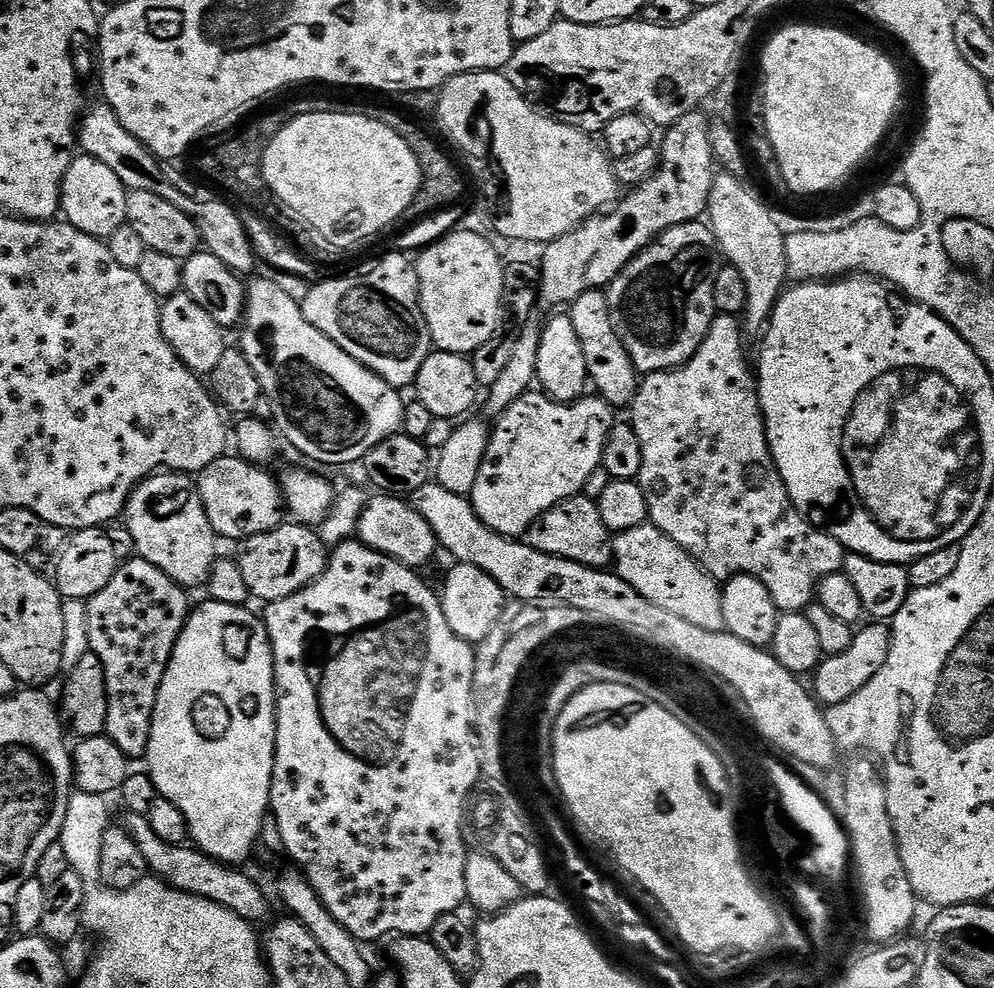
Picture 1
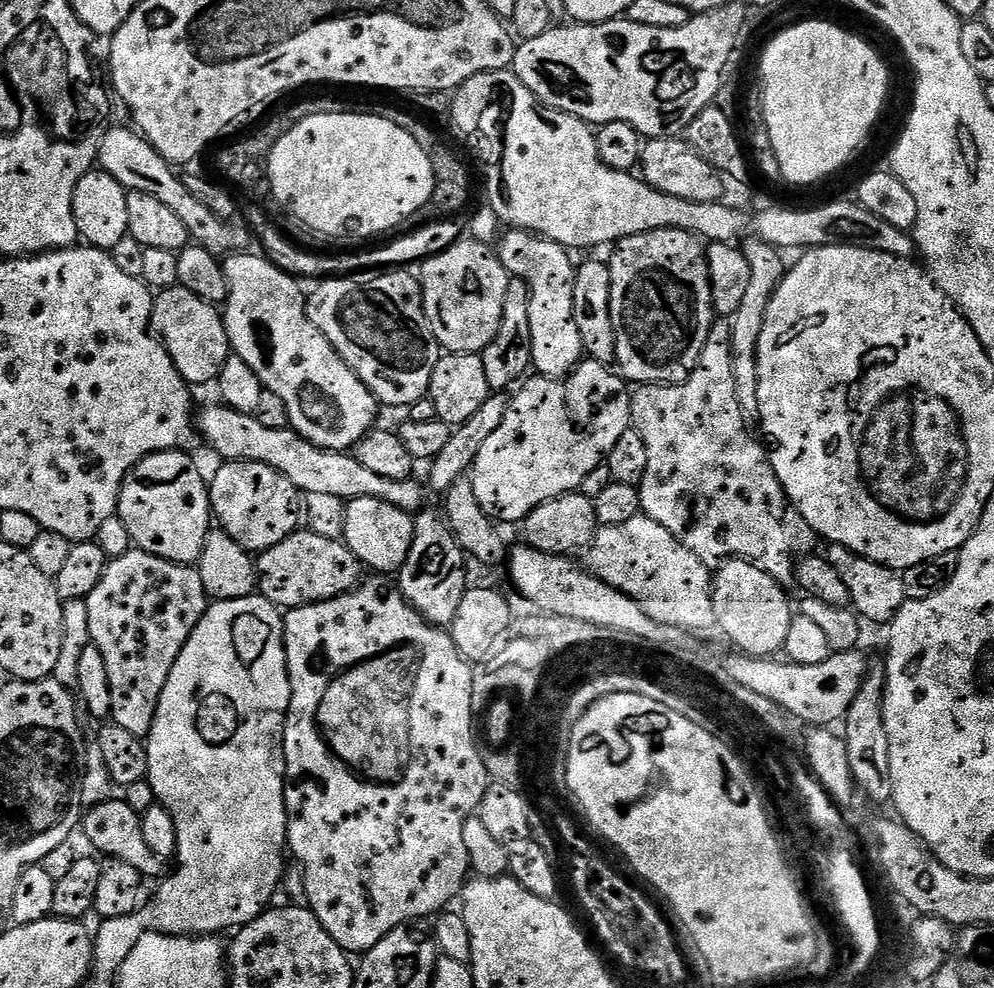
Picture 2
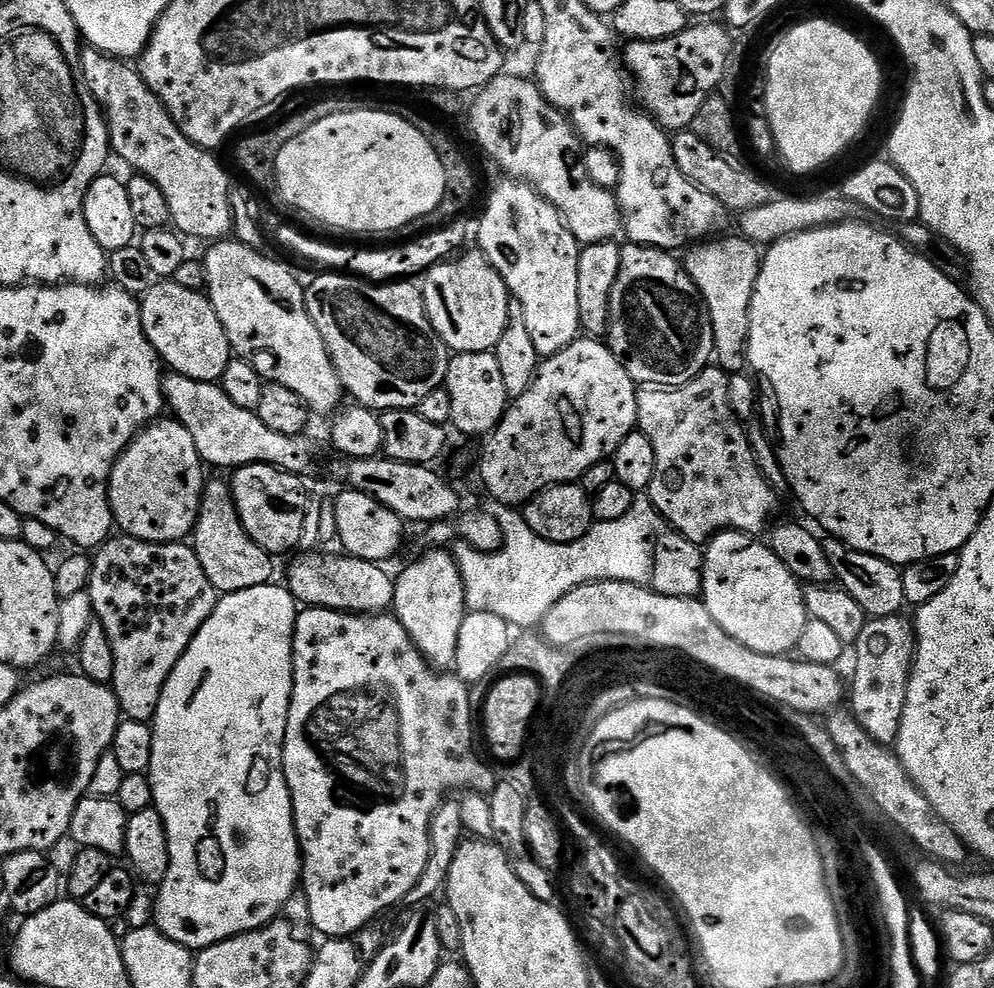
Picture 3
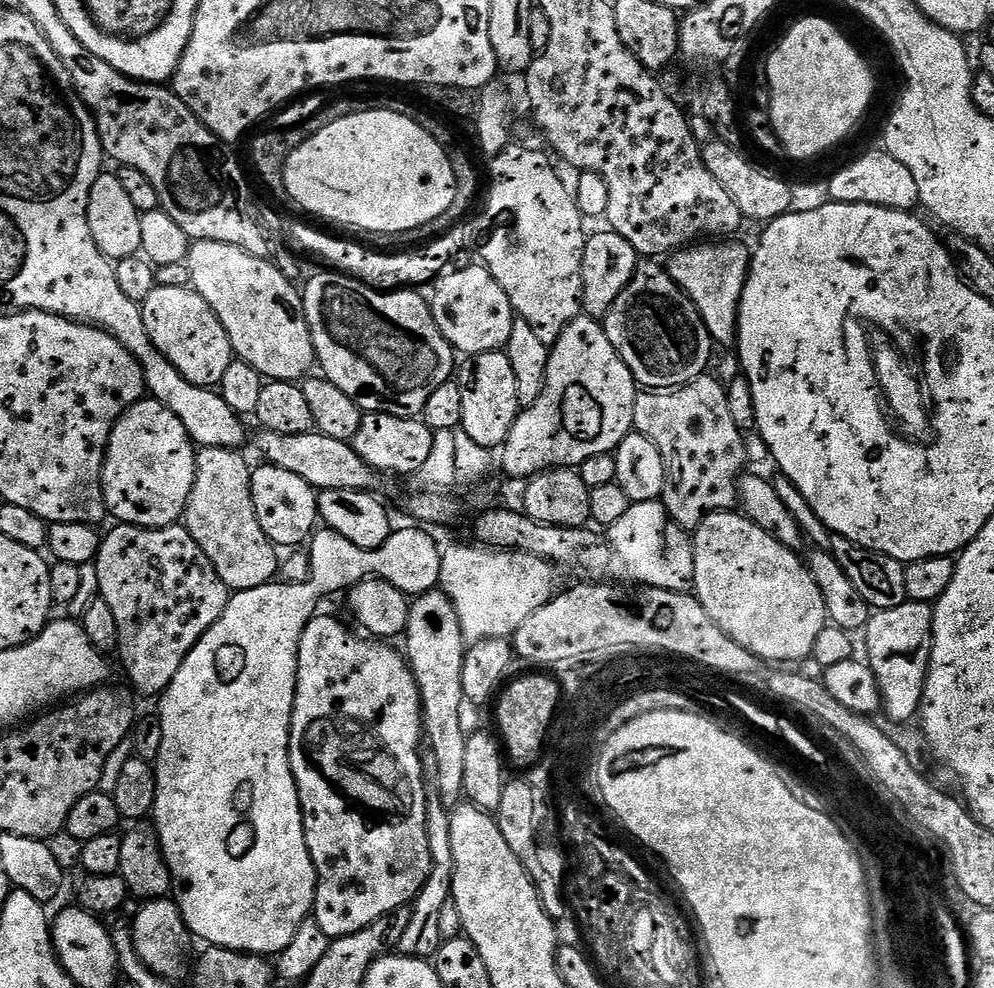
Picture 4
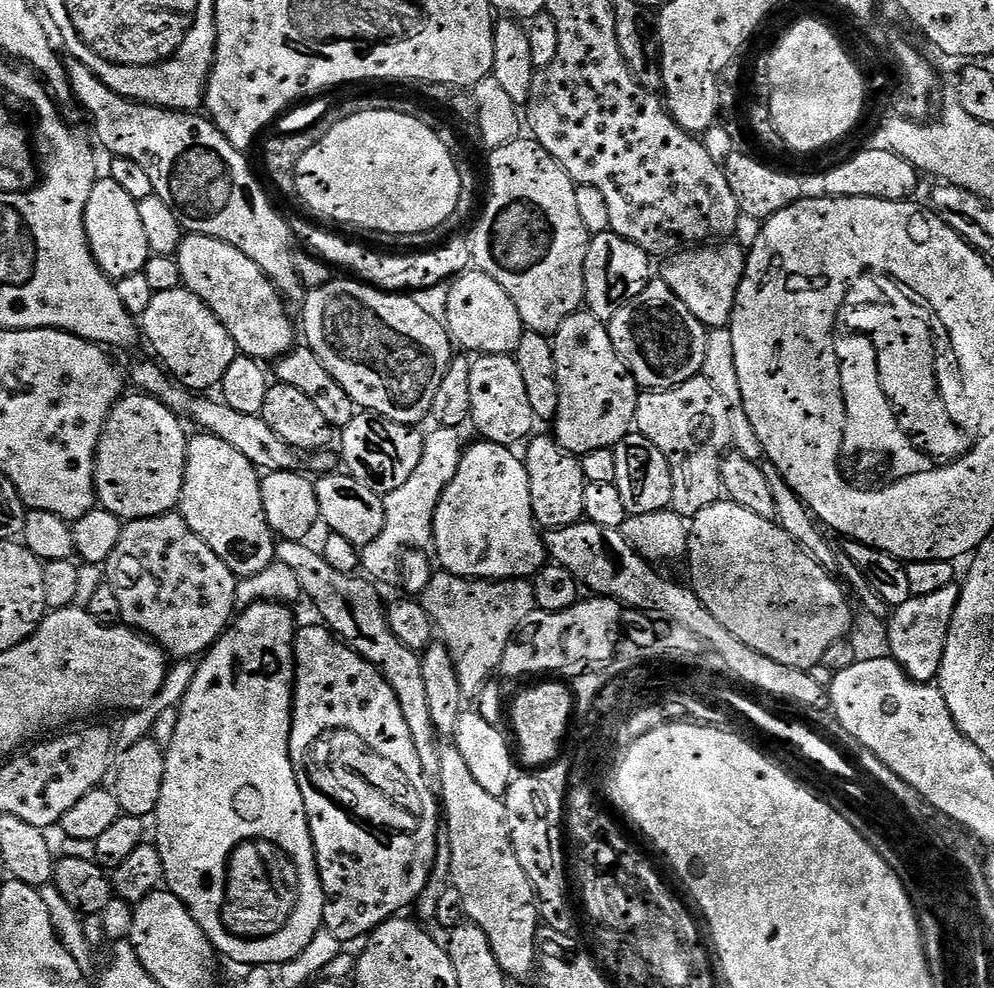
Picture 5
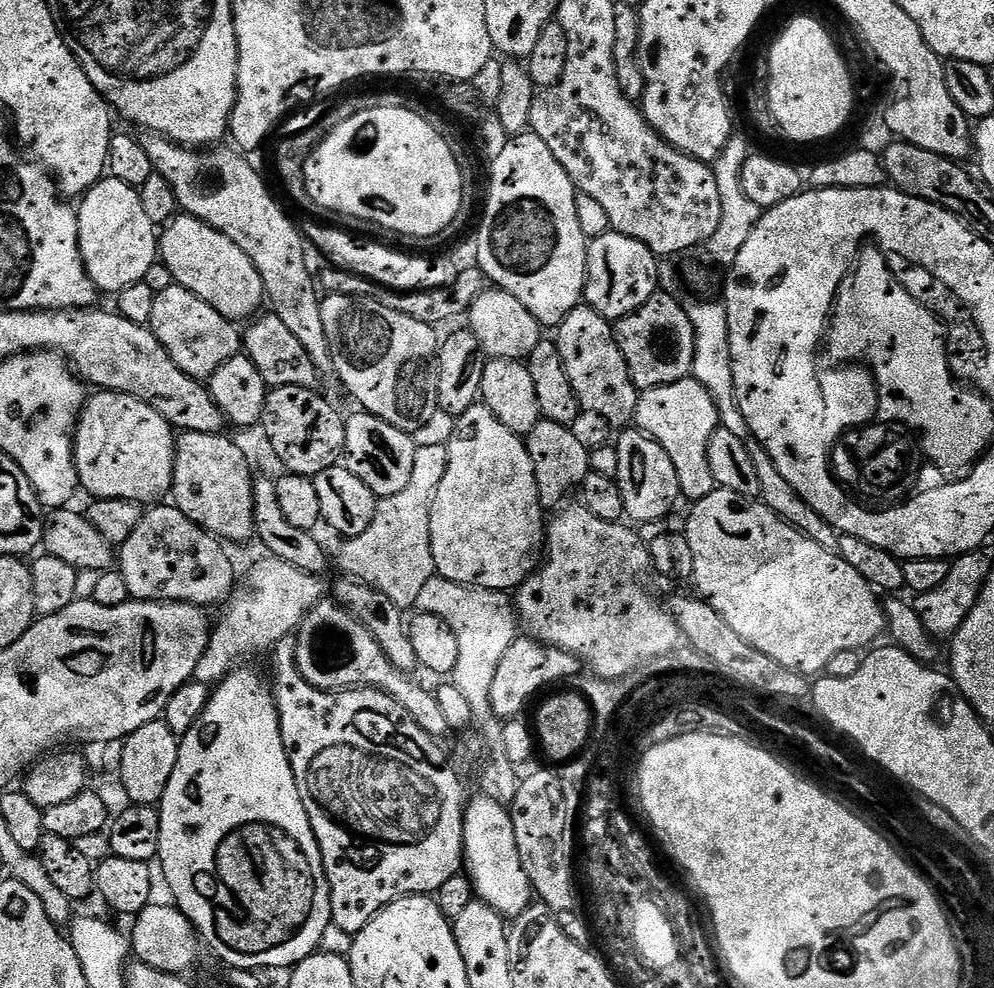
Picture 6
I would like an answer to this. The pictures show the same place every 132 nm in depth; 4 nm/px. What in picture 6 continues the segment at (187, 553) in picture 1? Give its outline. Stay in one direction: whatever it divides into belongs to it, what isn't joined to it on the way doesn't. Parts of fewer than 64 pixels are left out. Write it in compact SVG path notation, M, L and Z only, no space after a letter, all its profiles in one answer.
M97 391L87 397L80 421L76 423L76 469L81 489L98 500L129 500L141 506L152 506L163 501L172 491L172 475L176 461L176 436L172 425L146 402L121 392Z

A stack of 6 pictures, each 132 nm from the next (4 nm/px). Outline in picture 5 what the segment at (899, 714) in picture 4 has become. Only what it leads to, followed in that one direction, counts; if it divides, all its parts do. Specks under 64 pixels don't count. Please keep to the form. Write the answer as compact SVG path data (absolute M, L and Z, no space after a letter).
M951 584L934 594L913 595L906 602L895 605L894 611L887 617L891 659L902 665L906 675L914 682L930 684L939 677L946 638L950 634L950 622L954 618L959 597L960 584Z

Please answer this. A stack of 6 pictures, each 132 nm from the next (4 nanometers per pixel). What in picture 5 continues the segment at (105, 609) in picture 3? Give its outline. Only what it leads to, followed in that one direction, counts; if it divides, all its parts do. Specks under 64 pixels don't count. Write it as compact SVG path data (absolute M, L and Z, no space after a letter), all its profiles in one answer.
M174 512L165 516L130 520L124 524L118 546L114 546L114 554L110 554L106 565L106 582L114 590L114 594L118 594L118 602L122 605L121 621L153 640L173 661L190 660L207 653L216 639L231 625L238 608L238 577L232 573L230 566L226 566L226 562L222 562L222 558L218 558L218 554L214 554L214 550L210 550L210 546L206 546L206 542L202 542L202 538L198 538L198 534L194 534L194 530L190 530L190 526L186 526L184 519Z

